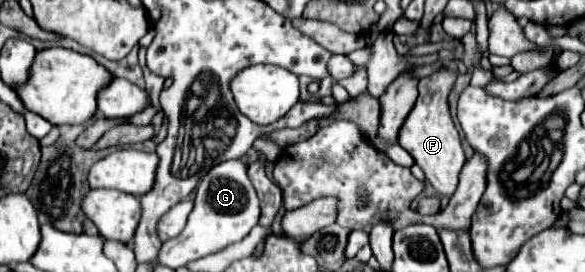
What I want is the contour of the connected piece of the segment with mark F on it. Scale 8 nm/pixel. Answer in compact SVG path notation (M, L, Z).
M441 68L435 74L421 78L417 102L413 110L409 112L405 124L401 126L401 134L399 134L401 148L405 148L415 158L415 164L425 172L427 182L433 186L433 190L441 198L453 196L453 192L457 190L459 172L465 164L465 152L463 152L459 132L451 120L449 104L447 104L447 96L453 82L455 82L455 72L447 68Z

